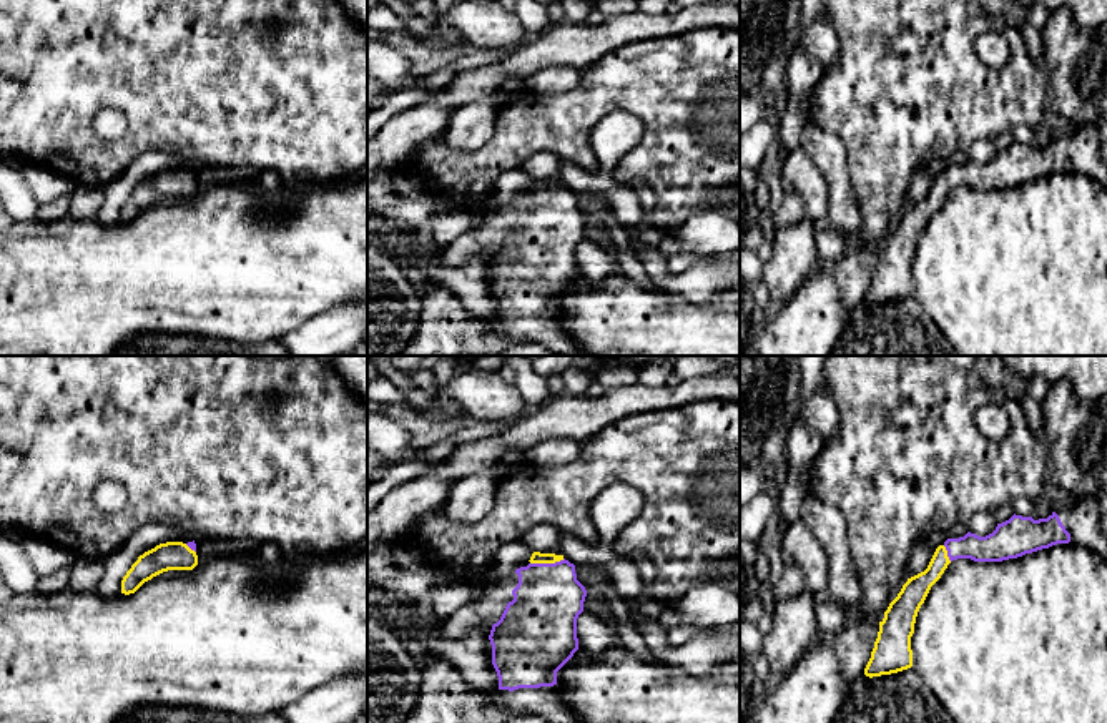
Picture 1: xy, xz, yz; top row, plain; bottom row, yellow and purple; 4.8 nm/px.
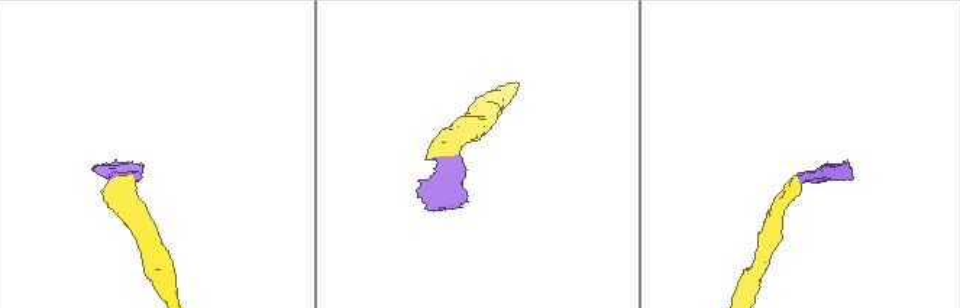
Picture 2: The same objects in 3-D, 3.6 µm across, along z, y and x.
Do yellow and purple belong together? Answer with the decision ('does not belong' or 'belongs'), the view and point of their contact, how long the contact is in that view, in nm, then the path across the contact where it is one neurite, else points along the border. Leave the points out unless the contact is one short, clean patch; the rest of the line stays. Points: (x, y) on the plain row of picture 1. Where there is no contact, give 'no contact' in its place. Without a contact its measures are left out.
belongs; meets yellow in xz at (547, 190); contact 170 nm long; runs through xz (537, 185), (547, 190), (547, 228)

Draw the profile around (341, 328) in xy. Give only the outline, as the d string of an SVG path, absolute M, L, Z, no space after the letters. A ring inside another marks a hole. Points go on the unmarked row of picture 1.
M344 302L327 309L279 339L289 356L341 356L362 342L367 302Z

